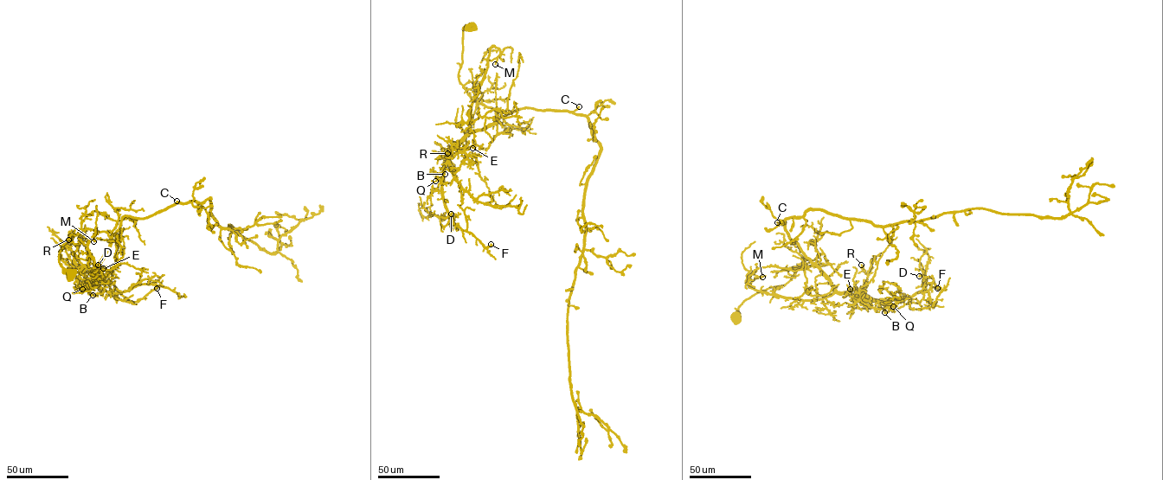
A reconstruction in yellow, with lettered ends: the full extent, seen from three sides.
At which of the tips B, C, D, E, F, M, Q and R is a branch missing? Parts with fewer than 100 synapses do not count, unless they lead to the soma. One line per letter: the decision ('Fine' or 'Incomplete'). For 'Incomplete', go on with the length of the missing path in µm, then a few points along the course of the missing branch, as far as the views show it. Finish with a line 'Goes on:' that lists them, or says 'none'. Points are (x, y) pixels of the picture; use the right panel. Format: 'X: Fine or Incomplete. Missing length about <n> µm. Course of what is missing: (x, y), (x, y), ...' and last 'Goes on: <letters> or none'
B: Fine
C: Incomplete. Missing length about 70 µm. Course of what is missing: (777, 222), (767, 227), (743, 228), (733, 216), (735, 212), (726, 195)
D: Fine
E: Fine
F: Fine
M: Fine
Q: Fine
R: Fine
Goes on: C

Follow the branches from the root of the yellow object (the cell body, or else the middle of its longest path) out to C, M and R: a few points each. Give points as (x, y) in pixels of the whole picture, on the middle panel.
C: (472, 28), (463, 28), (459, 82), (472, 99), (491, 107), (497, 118), (524, 107), (573, 112), (579, 106)
M: (472, 28), (463, 28), (459, 82), (497, 114), (472, 130), (472, 104), (494, 46), (495, 64)
R: (472, 28), (463, 28), (459, 82), (497, 117), (464, 136), (446, 159), (442, 154), (447, 153)

